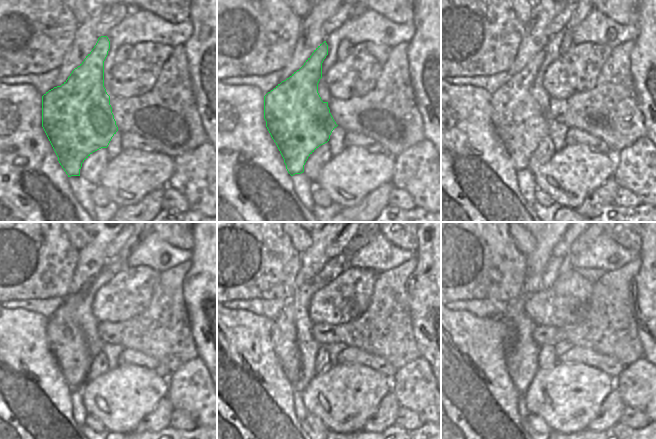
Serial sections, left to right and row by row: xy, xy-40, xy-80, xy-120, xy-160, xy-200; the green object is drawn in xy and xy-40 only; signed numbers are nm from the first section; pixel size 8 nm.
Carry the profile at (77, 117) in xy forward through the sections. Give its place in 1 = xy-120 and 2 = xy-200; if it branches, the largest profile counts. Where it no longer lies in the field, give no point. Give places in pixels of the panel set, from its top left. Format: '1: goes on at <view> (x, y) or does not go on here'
1: goes on at xy-120 (66, 340)
2: goes on at xy-200 (509, 329)

